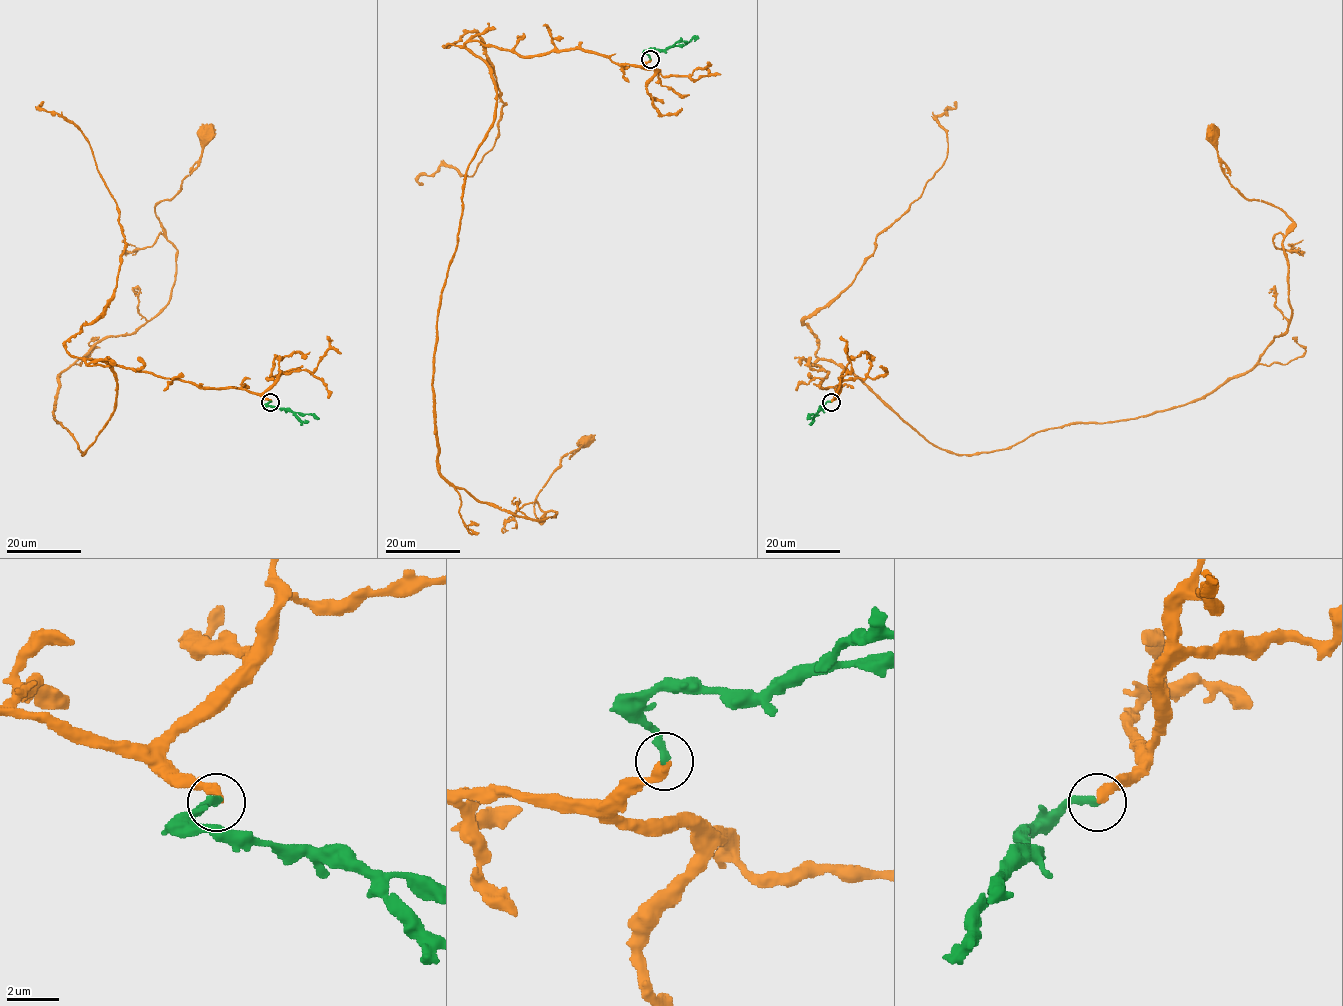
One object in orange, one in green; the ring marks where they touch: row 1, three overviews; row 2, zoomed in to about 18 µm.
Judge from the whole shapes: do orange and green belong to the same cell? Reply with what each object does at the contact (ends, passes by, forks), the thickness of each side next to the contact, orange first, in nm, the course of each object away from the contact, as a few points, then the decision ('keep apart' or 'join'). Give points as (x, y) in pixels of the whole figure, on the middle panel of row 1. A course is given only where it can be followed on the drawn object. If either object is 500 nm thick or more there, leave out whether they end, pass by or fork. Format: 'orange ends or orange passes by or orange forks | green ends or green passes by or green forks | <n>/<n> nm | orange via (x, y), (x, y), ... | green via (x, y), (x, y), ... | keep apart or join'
orange ends | green ends | 400/280 nm | orange via (650, 60), (465, 44), (496, 116), (437, 317), (438, 469), (518, 516), (556, 513), (539, 521), (585, 441) | green via (650, 60), (649, 49), (667, 49), (699, 37) | join

